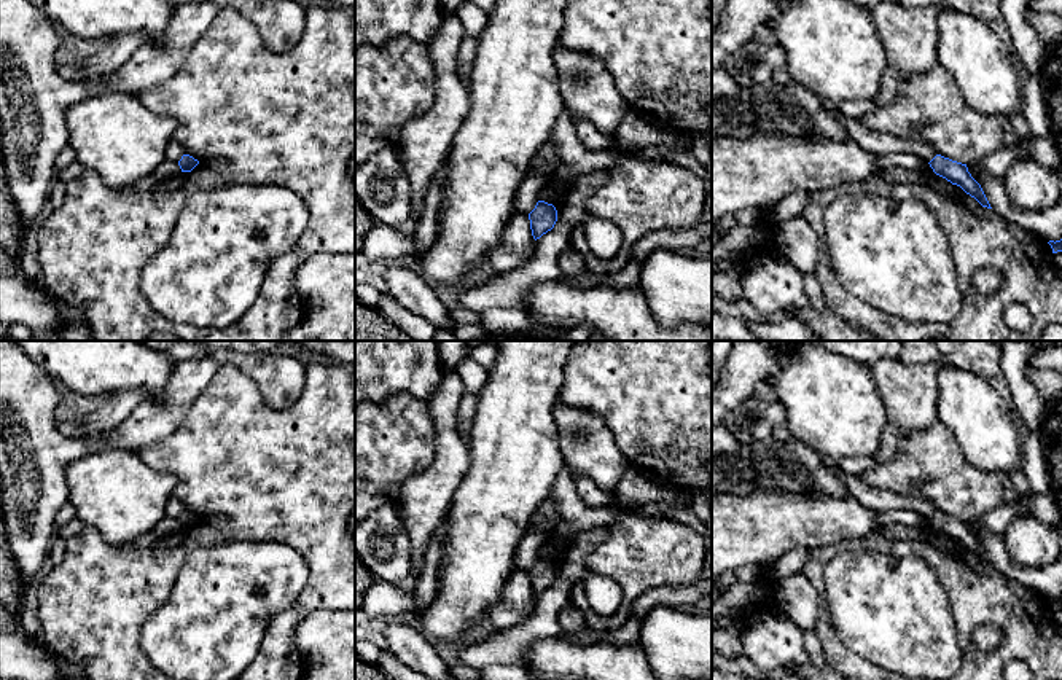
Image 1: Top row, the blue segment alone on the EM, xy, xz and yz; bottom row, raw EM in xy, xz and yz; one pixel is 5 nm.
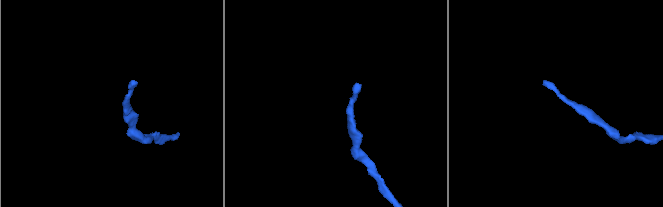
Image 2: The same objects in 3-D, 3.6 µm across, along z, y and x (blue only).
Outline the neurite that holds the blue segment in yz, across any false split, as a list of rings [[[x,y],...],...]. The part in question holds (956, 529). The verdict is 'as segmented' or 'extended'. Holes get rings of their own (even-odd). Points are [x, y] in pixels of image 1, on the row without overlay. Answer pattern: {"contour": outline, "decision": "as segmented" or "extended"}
{"contour": [[[936,511],[930,519],[933,529],[952,541],[960,543],[966,551],[974,554],[982,564],[992,565],[981,541],[971,533],[966,521],[952,518],[941,511]]], "decision": "as segmented"}

